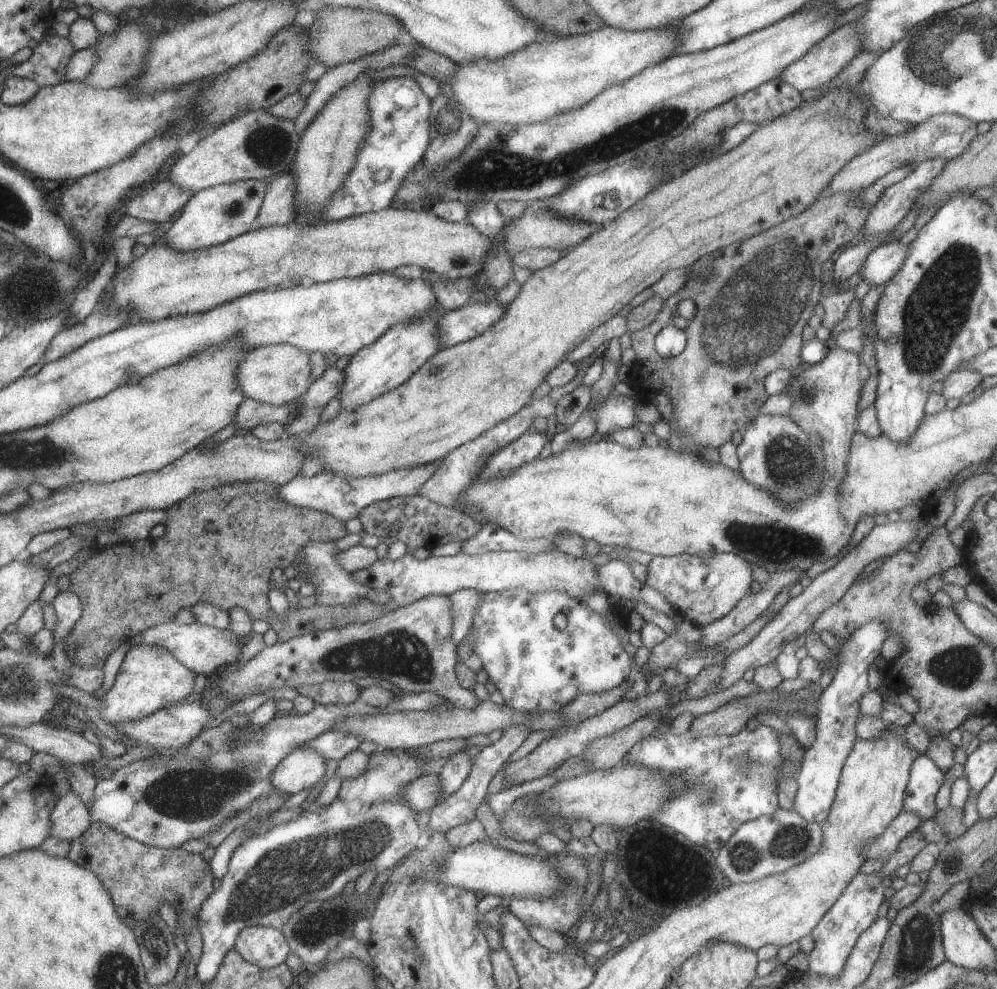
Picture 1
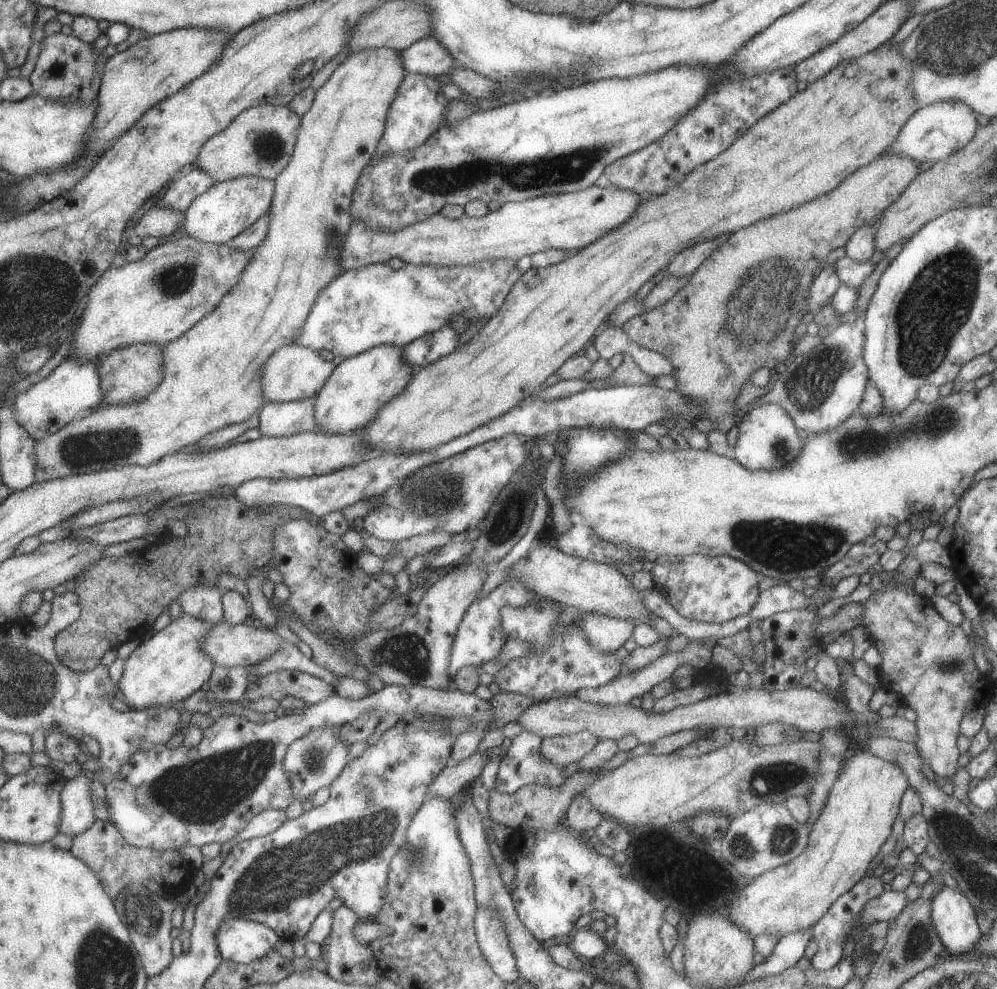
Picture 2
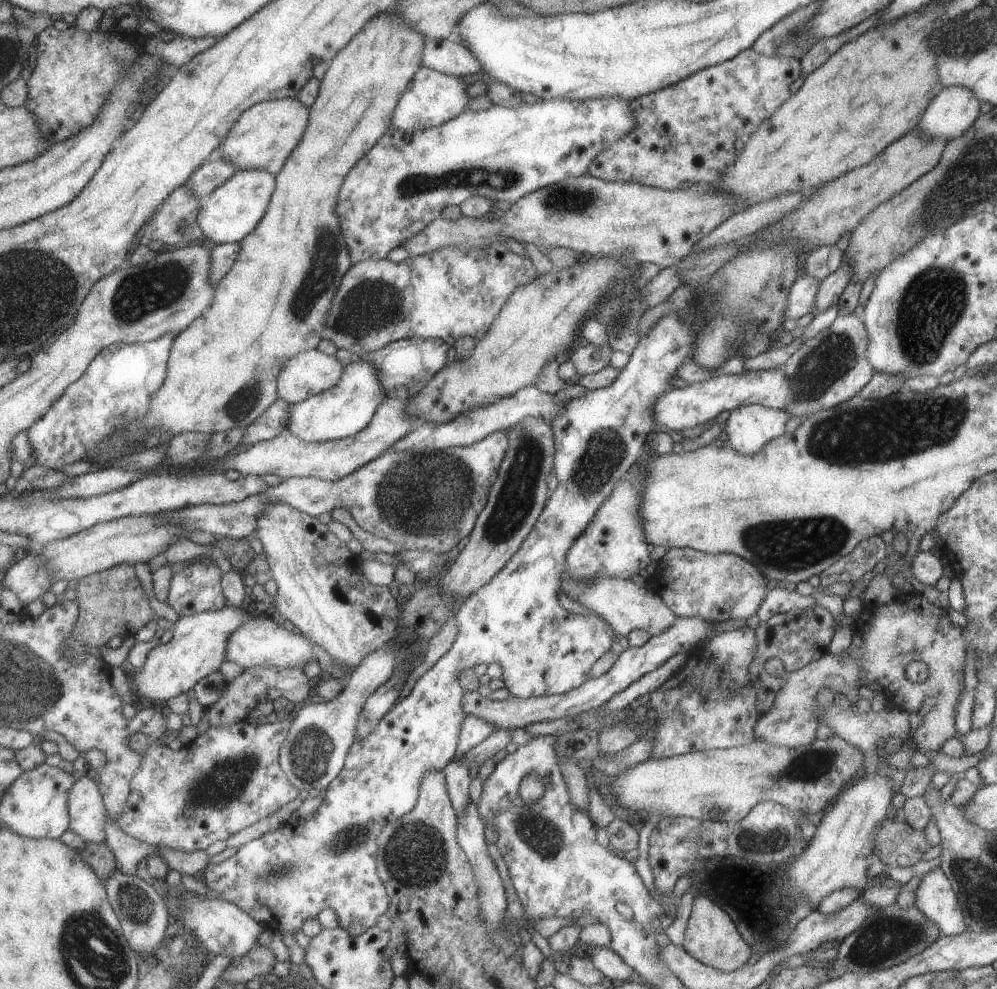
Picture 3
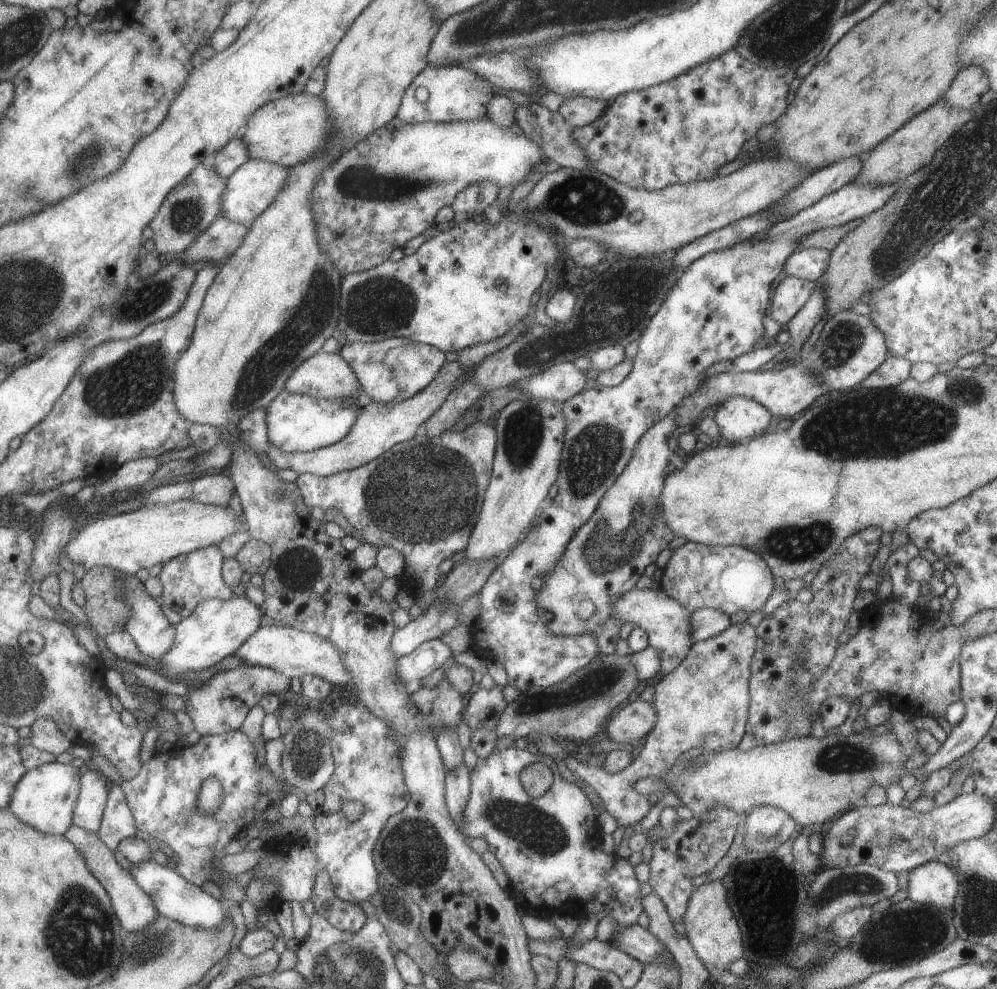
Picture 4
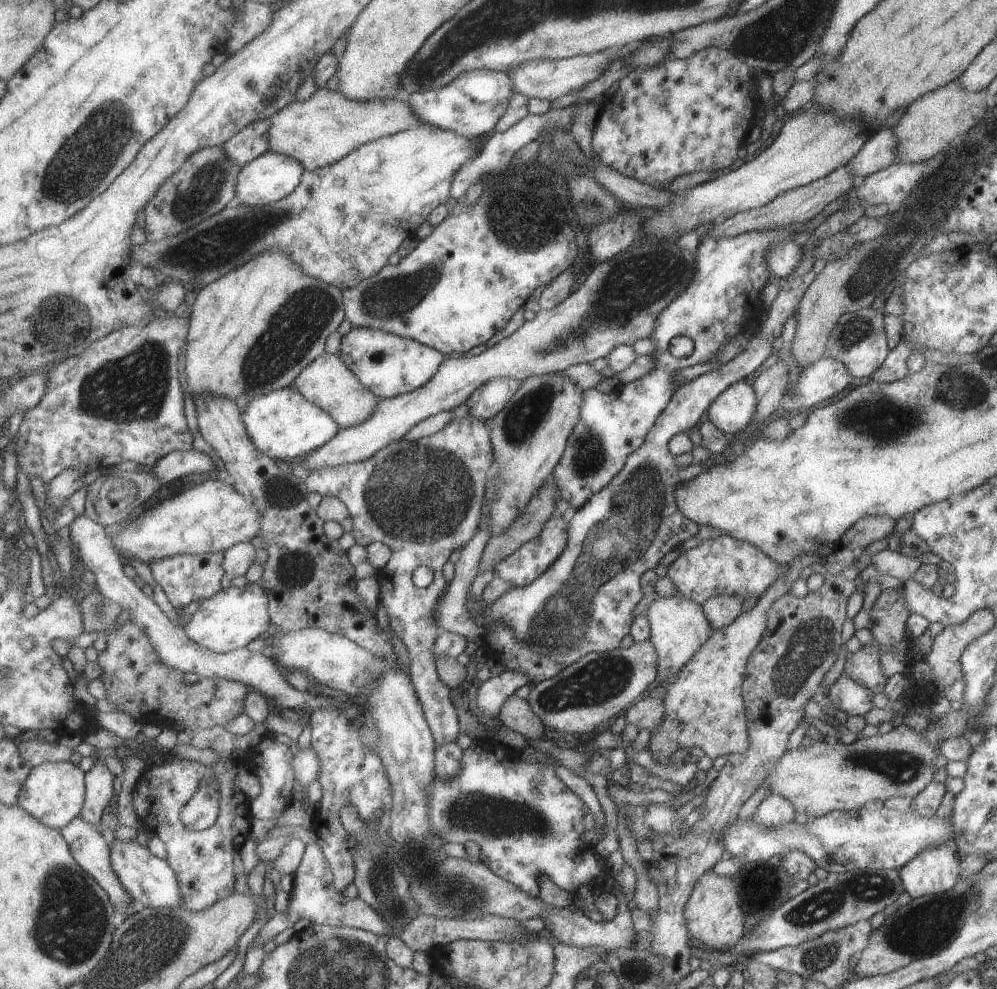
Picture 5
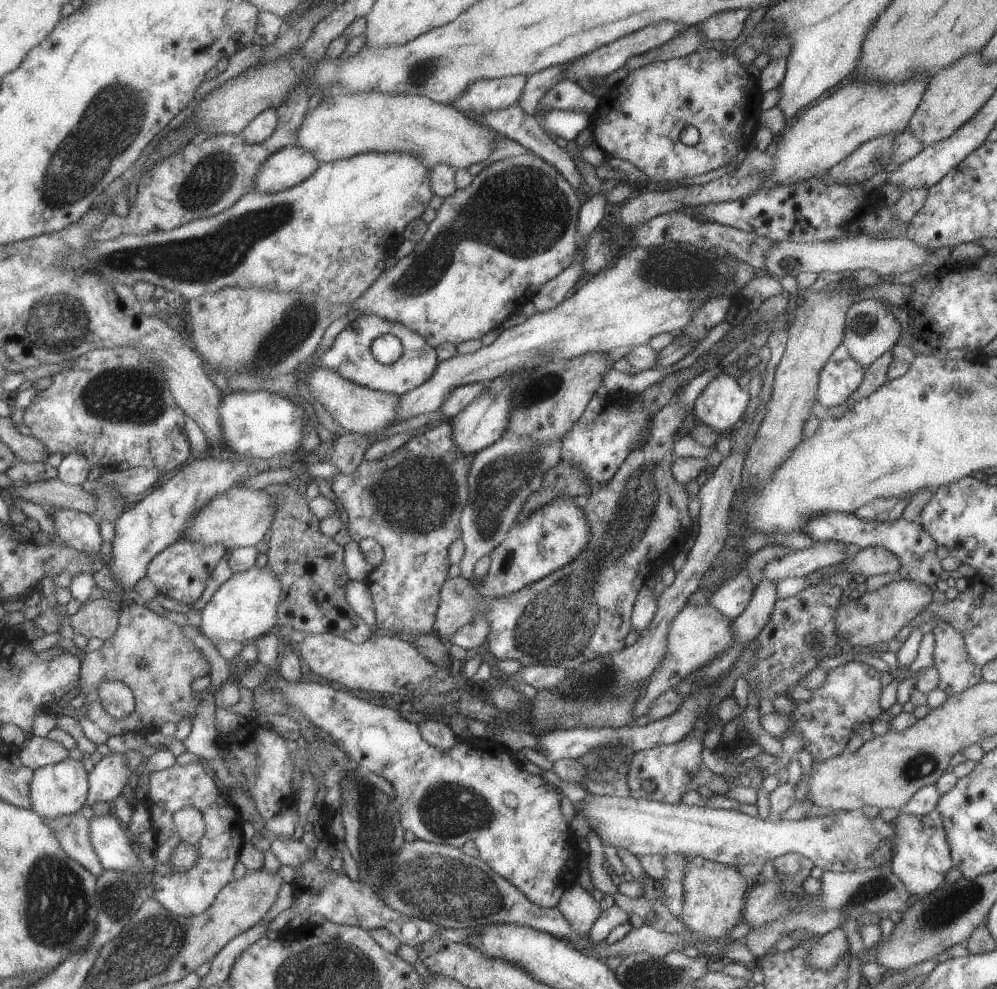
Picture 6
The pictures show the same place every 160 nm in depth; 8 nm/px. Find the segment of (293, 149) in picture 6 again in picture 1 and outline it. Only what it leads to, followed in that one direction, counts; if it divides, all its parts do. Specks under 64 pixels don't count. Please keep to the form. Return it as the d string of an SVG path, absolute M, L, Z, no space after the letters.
M245 180L231 184L219 184L192 194L181 208L178 218L172 220L163 238L159 239L175 252L201 250L225 243L256 228L257 214L264 200L268 180Z

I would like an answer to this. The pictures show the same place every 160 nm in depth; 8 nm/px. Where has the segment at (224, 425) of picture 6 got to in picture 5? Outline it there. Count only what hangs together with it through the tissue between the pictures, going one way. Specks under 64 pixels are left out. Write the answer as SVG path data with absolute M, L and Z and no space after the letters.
M288 387L250 400L241 412L241 422L245 424L245 432L255 448L281 464L288 459L298 461L331 440L339 430L335 420L325 410L307 402L299 392Z

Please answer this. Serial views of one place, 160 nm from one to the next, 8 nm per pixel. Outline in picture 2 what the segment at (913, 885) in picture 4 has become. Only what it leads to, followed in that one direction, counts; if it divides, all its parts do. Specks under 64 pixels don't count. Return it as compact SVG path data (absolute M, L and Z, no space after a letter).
M945 886L931 900L931 923L951 957L968 953L981 936L969 900Z

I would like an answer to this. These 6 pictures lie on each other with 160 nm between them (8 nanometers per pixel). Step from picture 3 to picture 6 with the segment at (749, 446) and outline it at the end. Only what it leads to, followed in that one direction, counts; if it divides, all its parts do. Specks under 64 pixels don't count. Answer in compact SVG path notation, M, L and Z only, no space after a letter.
M717 373L695 398L692 412L696 421L715 431L728 433L745 412L749 394L739 388L735 377Z

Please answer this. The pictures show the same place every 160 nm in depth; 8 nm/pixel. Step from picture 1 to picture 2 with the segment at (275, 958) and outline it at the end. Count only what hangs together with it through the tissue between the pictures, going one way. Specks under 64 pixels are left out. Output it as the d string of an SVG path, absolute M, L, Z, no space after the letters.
M245 918L223 920L215 932L217 950L224 960L247 965L263 958L279 939L279 936L260 923Z

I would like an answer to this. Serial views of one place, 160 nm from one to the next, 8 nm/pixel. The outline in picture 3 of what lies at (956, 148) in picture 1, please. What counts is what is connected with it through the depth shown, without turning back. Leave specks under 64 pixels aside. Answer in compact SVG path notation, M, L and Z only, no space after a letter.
M964 86L942 87L924 109L917 131L926 137L955 138L979 114L979 102L973 91Z

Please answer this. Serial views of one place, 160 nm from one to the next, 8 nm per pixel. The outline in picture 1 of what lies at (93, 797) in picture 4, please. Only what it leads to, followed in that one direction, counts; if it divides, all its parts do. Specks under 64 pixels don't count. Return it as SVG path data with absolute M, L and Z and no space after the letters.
M72 790L56 800L49 822L51 822L49 836L67 842L82 836L92 824L87 806Z

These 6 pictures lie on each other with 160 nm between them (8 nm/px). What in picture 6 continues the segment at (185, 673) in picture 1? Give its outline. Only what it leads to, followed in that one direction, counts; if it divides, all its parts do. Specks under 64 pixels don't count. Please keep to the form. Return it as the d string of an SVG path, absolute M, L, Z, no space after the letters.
M266 565L263 567L251 567L248 568L247 570L244 570L243 572L240 573L233 573L223 584L220 584L217 587L217 590L211 595L211 598L203 605L203 608L199 610L199 614L194 617L195 623L198 625L199 630L205 634L206 637L210 638L212 642L216 641L222 641L222 642L241 642L243 644L253 642L256 640L258 637L261 635L267 634L273 626L275 626L277 622L277 615L276 615L276 610L277 610L277 605L279 602L281 596L281 583L280 580L277 578L277 575Z

